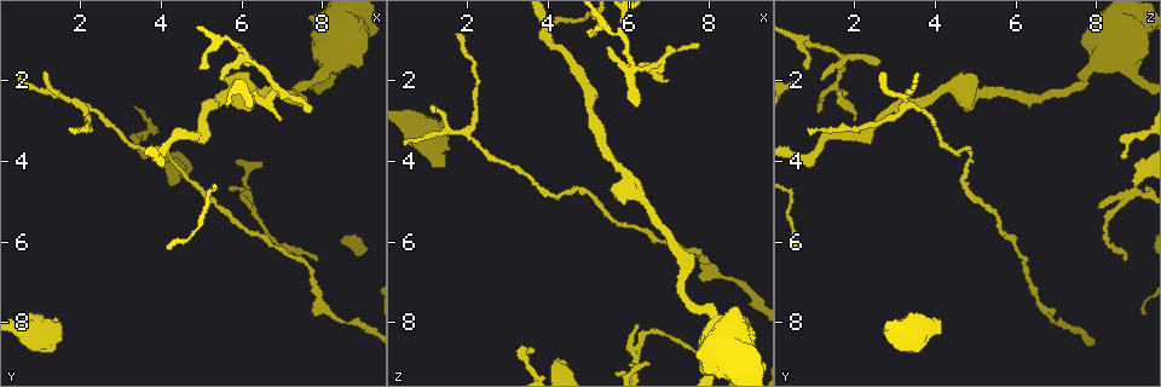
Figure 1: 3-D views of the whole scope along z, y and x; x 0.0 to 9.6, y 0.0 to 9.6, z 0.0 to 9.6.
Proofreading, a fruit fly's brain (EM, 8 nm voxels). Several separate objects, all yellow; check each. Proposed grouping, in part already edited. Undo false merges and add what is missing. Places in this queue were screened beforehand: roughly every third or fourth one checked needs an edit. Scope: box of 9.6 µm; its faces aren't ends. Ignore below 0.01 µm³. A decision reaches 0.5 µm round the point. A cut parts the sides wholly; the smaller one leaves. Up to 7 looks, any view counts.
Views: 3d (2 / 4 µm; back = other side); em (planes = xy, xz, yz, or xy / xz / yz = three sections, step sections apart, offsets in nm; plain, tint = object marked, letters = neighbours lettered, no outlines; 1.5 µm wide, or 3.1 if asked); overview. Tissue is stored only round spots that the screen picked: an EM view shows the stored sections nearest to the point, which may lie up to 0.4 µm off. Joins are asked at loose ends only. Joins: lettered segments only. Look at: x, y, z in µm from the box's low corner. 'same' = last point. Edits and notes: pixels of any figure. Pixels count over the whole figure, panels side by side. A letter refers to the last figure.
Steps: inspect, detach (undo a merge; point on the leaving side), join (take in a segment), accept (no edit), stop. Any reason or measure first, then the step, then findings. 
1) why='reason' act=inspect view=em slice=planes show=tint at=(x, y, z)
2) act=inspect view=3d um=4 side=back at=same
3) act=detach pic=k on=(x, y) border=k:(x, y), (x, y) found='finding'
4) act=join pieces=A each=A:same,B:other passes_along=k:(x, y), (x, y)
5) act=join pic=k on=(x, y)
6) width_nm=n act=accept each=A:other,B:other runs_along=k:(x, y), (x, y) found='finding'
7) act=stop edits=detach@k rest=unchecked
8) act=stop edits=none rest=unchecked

why='an open end' act=inspect view=em slice=planes show=letters at=(3.60, 3.90, 8.70)

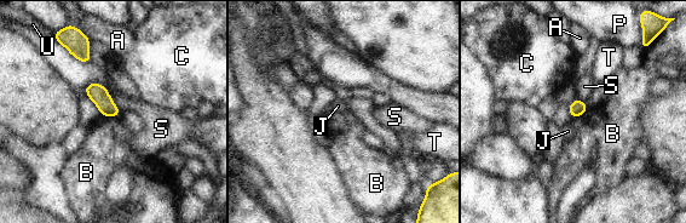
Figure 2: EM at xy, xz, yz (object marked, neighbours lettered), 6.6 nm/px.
width_nm=100 act=accept each=A:other,B:other,C:other,J:other,P:other,S:other,T:other,U:other border=2:(99, 114), (117, 116) found='none of them fits'

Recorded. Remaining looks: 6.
act=inspect view=em slice=planes show=tint at=(2.00, 2.60, 3.30)

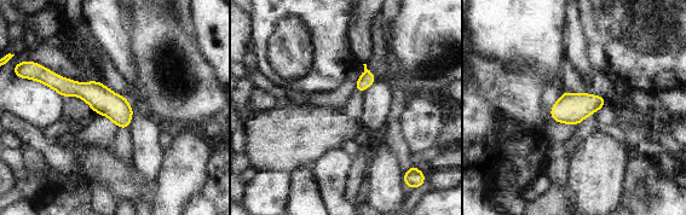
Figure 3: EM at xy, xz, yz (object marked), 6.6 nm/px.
act=inspect view=em slice=planes show=letters at=same

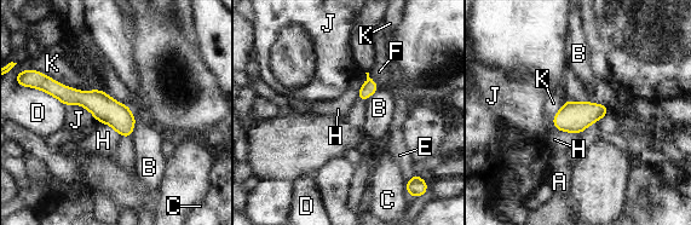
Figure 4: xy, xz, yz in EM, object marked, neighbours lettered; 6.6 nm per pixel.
width_nm=180 act=accept each=A:other,B:other,C:other,D:other,E:other,F:other,H:other,J:other,K:other border=4:(127, 105), (136, 120), (132, 138) found='one cell here'

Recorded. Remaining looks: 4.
why='free end' act=inspect view=3d um=2 at=(1.40, 7.85, 4.00)

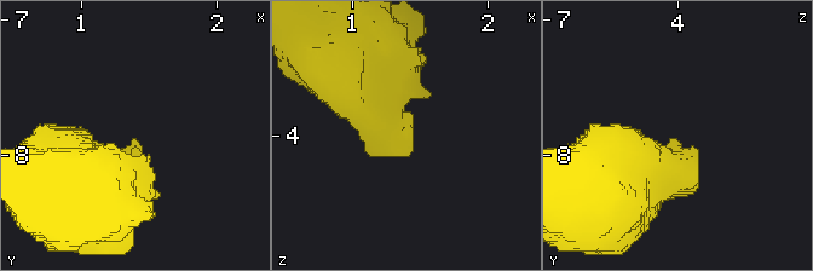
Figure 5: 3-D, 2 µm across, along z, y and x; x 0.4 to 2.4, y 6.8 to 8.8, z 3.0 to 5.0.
why='need the tissue' act=inspect view=em slice=planes show=letters at=(1.40, 7.90, 3.98)

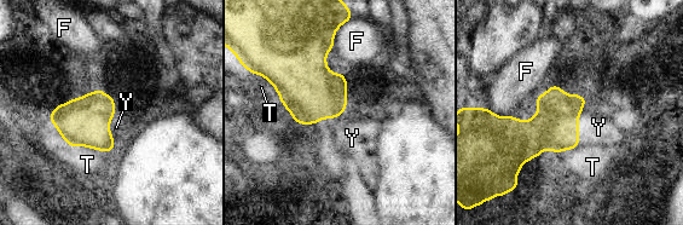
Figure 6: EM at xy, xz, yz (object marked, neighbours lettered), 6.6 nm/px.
act=join pieces=Y each=F:other,T:other,Y:same passes_along=6:(555, 126), (578, 125), (598, 127) found='it goes on there'

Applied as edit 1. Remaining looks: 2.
act=stop edits=join@6 rest=unchecked

